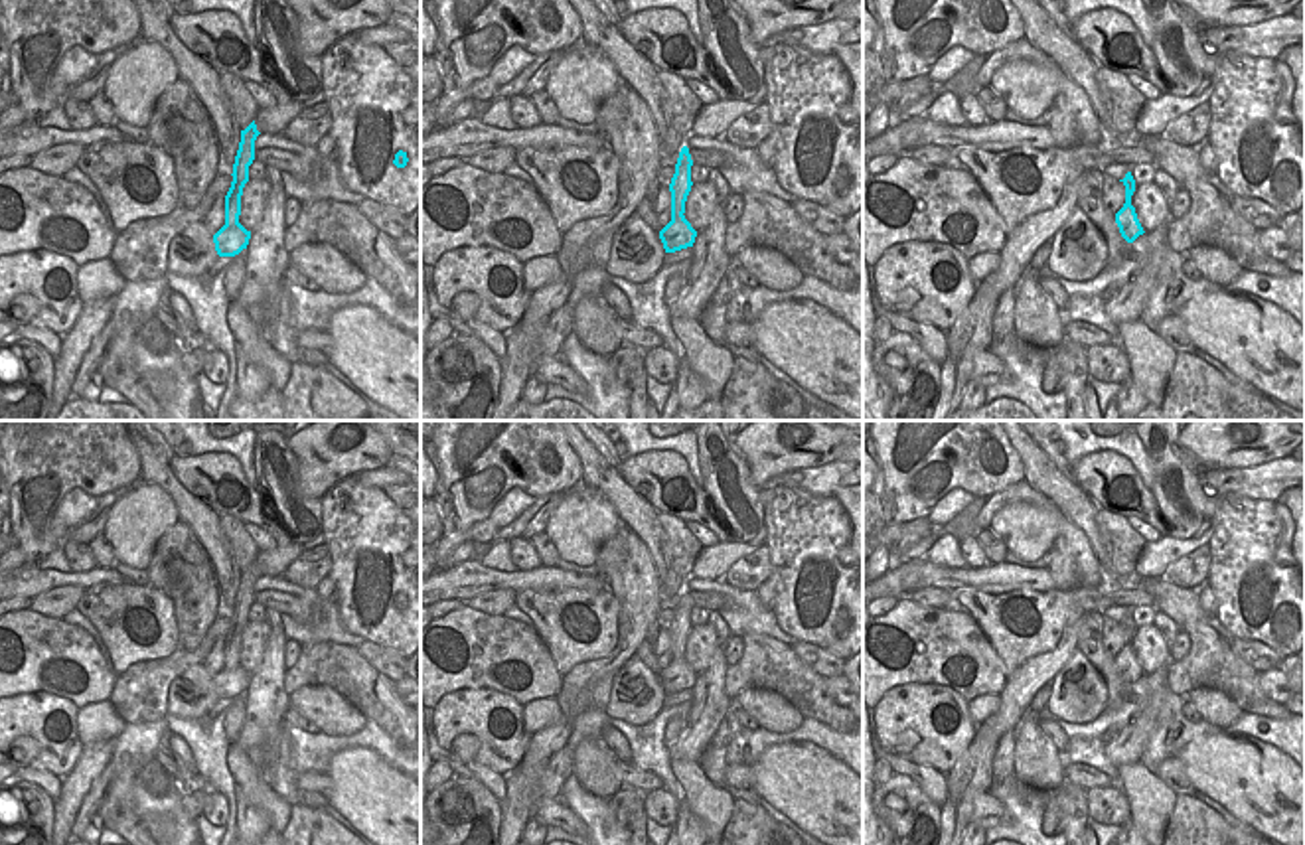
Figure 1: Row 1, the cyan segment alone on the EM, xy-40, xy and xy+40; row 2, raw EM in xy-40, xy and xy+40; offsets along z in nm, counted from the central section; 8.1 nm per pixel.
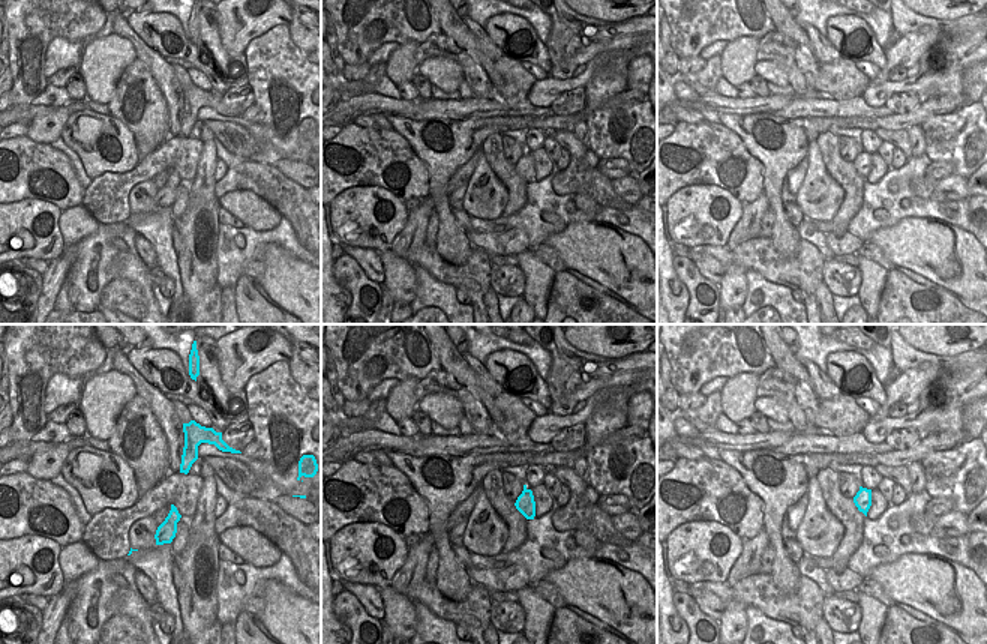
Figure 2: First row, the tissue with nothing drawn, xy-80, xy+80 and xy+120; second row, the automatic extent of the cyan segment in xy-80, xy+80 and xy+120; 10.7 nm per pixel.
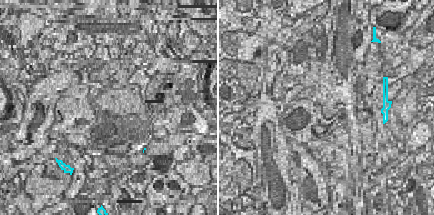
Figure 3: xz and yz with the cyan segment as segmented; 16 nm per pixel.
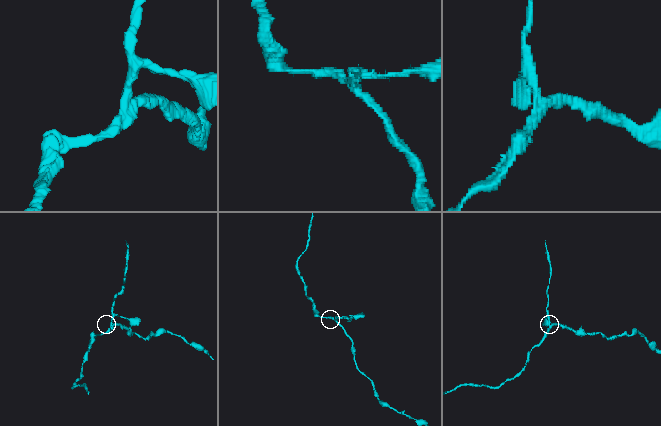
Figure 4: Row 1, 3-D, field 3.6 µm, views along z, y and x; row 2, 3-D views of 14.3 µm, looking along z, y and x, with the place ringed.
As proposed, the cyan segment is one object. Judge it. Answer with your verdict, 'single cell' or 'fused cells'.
fused cells

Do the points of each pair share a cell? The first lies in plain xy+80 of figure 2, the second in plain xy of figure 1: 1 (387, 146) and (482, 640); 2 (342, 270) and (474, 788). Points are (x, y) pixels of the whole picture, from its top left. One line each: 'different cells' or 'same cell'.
1: same cell
2: same cell

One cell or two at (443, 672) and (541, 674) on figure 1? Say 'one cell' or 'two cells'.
one cell

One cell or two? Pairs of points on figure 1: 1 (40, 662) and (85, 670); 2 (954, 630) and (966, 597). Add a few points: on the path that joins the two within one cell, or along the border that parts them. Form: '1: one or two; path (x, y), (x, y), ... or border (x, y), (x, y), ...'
1: one; path (52, 658), (74, 660)
2: two; border (970, 613), (996, 652)

